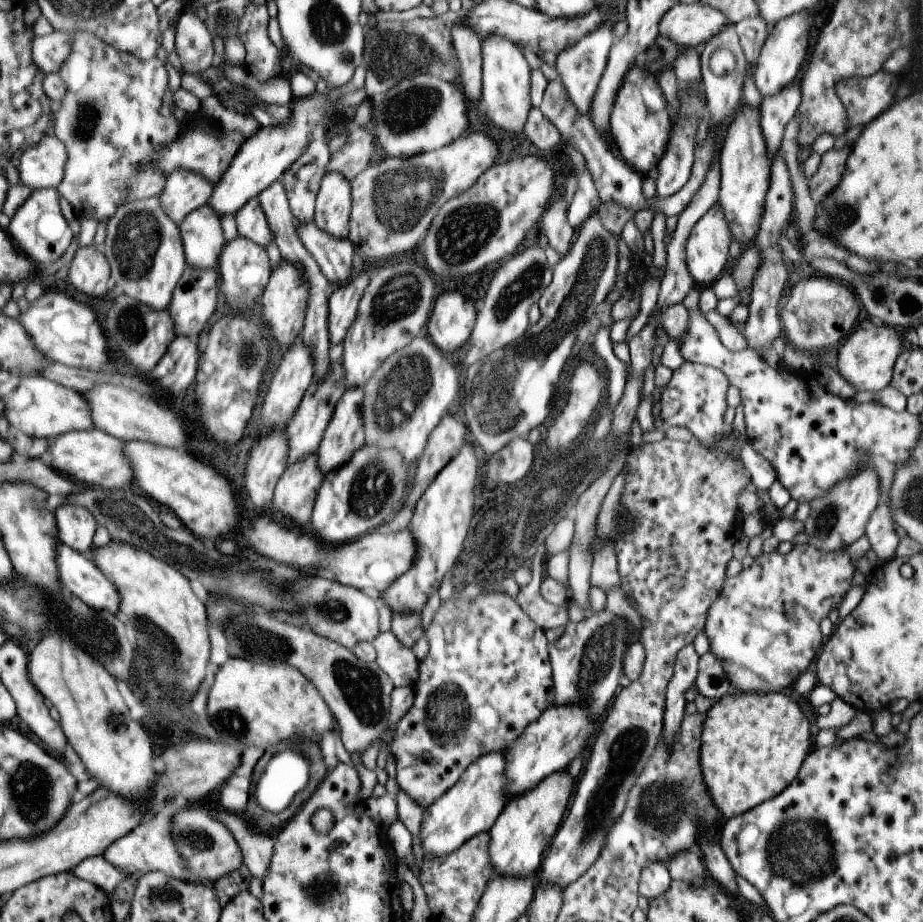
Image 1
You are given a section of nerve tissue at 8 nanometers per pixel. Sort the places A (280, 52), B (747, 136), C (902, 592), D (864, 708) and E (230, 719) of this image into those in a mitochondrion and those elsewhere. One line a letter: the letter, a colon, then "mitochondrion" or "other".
A: other
B: other
C: other
D: other
E: mitochondrion

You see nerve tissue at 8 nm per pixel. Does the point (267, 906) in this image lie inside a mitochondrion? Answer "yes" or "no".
no

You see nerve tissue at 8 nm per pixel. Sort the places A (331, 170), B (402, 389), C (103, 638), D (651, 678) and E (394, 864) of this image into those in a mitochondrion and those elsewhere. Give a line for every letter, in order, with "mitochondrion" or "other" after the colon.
A: other
B: mitochondrion
C: mitochondrion
D: other
E: other

